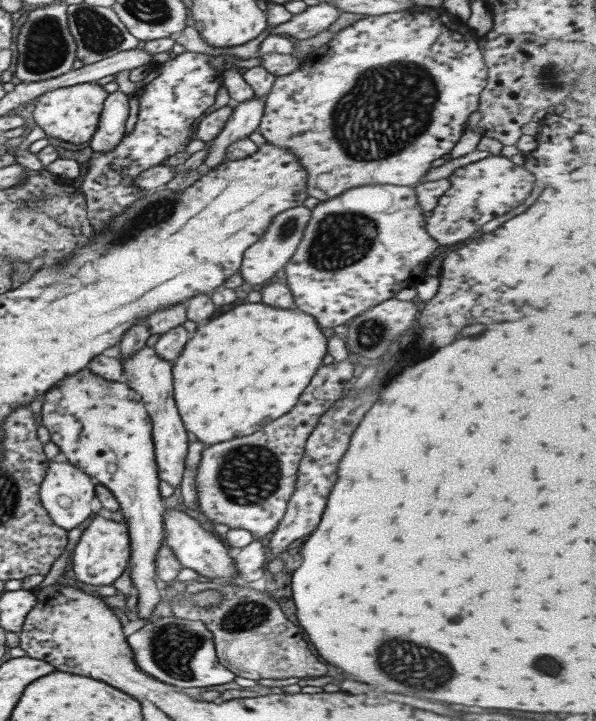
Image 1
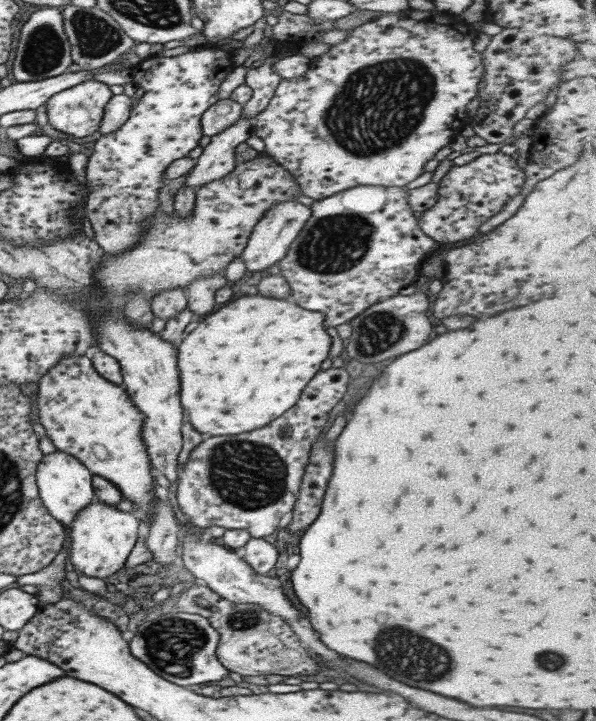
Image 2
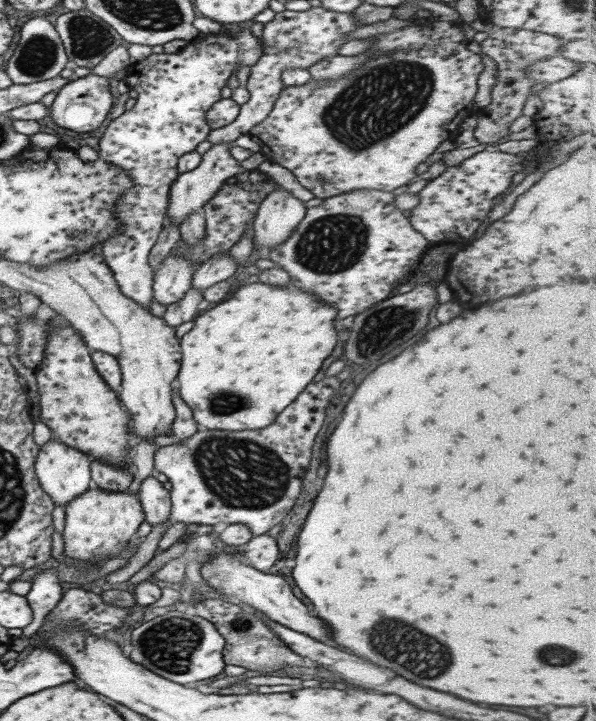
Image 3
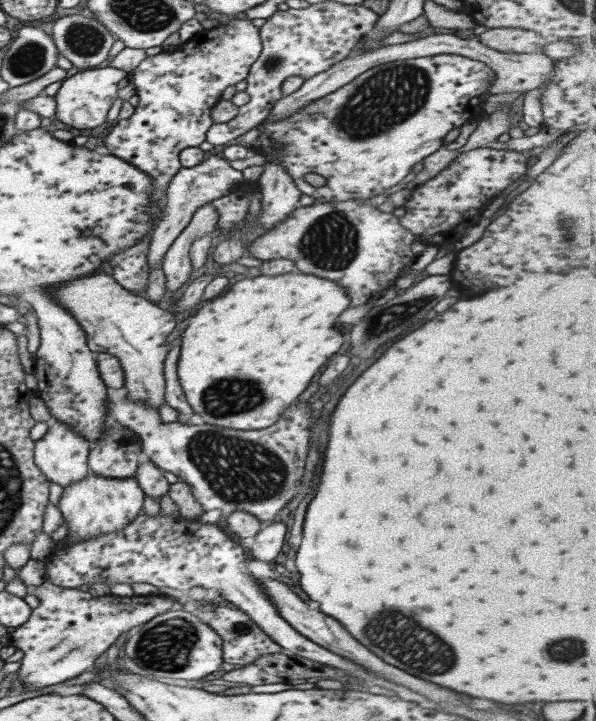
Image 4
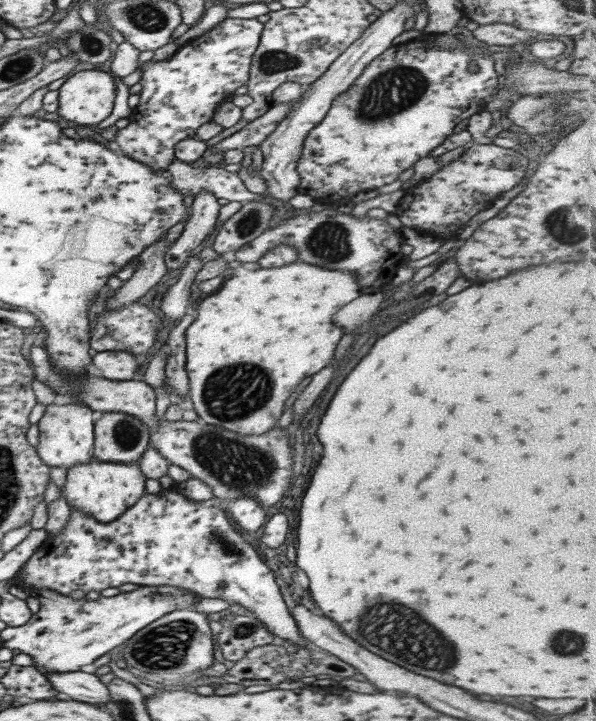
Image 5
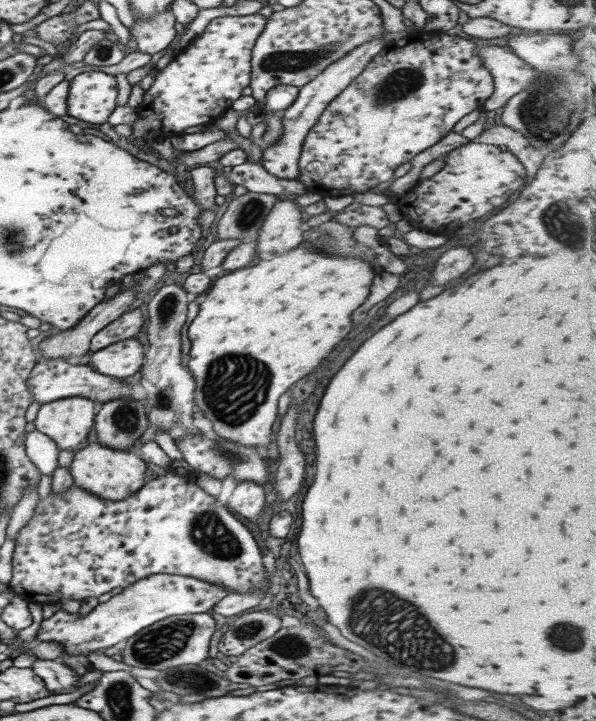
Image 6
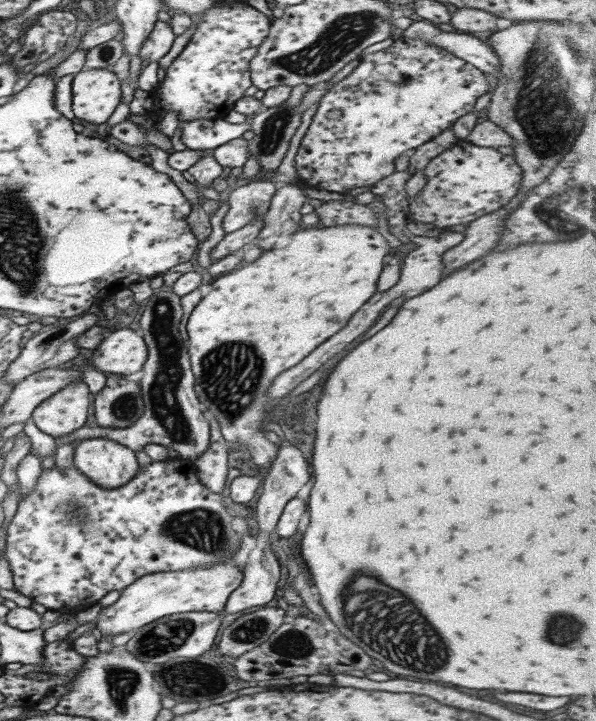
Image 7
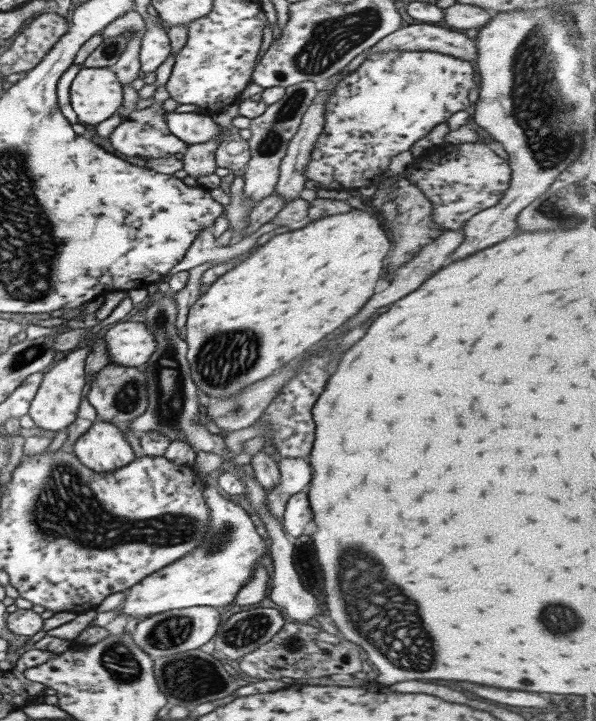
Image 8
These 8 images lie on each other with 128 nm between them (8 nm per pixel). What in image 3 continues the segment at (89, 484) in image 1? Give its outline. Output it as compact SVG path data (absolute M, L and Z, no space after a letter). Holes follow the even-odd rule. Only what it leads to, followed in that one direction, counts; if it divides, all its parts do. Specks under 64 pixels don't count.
M51 438L39 447L34 462L34 472L41 490L47 497L51 498L51 503L65 508L73 498L77 498L77 496L81 496L89 490L89 464L90 460L86 454L71 446L65 446L61 442L57 442L55 438Z

